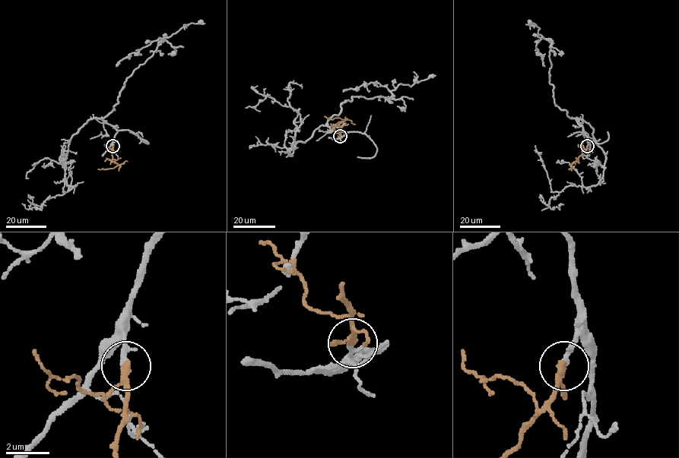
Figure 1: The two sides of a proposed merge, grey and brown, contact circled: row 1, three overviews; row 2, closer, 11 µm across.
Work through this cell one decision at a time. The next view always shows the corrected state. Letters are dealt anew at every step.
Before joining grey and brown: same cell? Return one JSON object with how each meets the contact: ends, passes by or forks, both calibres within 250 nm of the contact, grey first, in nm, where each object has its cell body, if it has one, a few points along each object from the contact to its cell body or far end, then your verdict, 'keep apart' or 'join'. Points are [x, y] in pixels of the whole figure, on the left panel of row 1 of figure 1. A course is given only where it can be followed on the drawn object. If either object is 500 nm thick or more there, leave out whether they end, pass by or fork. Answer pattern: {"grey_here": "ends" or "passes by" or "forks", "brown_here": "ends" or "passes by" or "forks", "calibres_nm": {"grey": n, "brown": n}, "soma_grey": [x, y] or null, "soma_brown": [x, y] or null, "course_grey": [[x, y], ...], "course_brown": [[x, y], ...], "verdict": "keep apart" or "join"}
{"grey_here": "ends", "brown_here": "passes by", "calibres_nm": {"grey": 240, "brown": 240}, "soma_grey": null, "soma_brown": null, "course_grey": [[112, 146], [115, 129], [88, 120], [68, 146], [65, 178], [75, 185], [62, 191], [63, 153], [76, 152]], "course_brown": [[112, 146], [112, 160], [118, 165], [112, 168], [97, 168]], "verdict": "join"}

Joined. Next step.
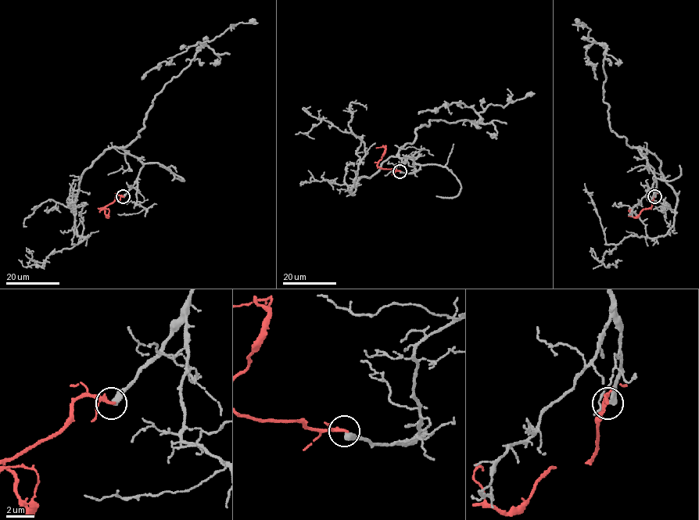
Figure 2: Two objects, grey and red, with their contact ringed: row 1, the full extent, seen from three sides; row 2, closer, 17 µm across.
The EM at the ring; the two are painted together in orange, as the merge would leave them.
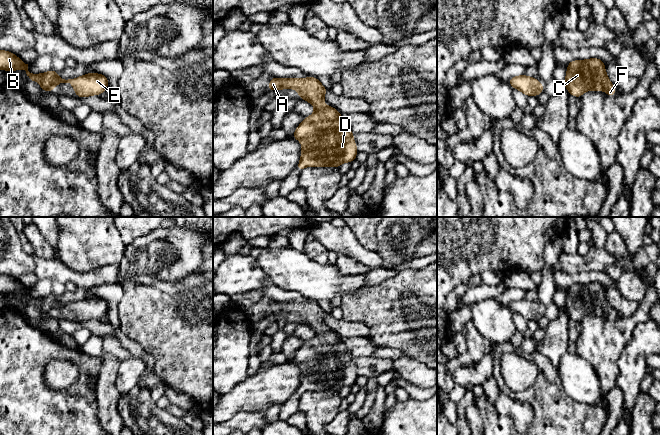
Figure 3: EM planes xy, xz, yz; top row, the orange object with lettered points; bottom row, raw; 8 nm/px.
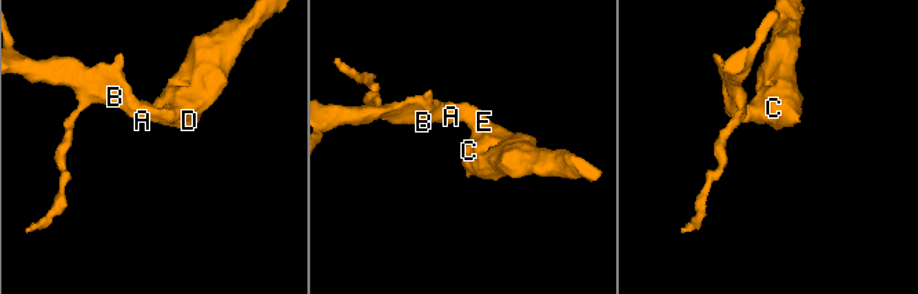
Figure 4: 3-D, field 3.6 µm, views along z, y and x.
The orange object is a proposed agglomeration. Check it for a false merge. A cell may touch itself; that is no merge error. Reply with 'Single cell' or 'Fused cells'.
Single cell

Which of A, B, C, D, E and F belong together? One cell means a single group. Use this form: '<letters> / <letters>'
A B C D E F

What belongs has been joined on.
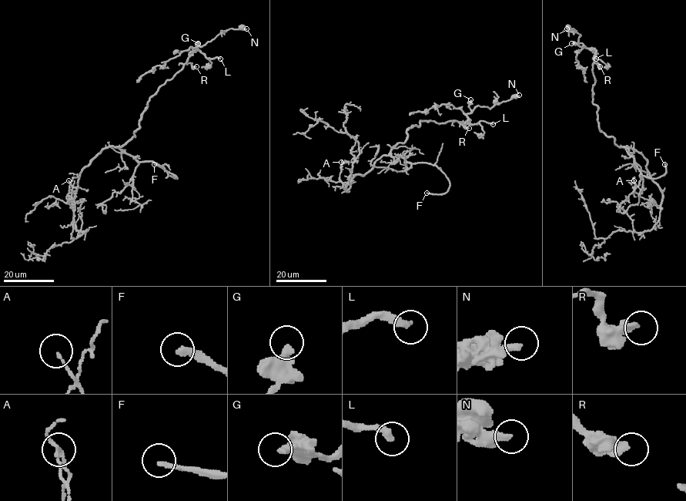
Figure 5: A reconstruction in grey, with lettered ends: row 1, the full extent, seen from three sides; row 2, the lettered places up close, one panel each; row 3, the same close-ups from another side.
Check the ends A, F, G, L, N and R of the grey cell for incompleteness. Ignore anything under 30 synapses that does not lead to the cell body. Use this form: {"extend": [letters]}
{"extend": ["F", "L"]}

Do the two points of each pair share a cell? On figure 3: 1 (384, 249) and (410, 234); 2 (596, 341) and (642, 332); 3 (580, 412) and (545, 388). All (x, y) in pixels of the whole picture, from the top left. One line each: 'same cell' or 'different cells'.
1: same cell
2: different cells
3: same cell

